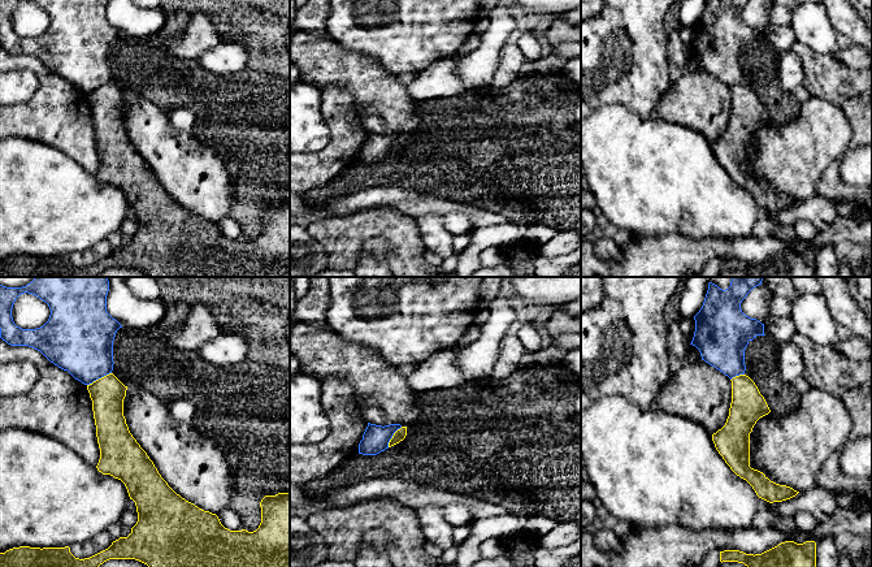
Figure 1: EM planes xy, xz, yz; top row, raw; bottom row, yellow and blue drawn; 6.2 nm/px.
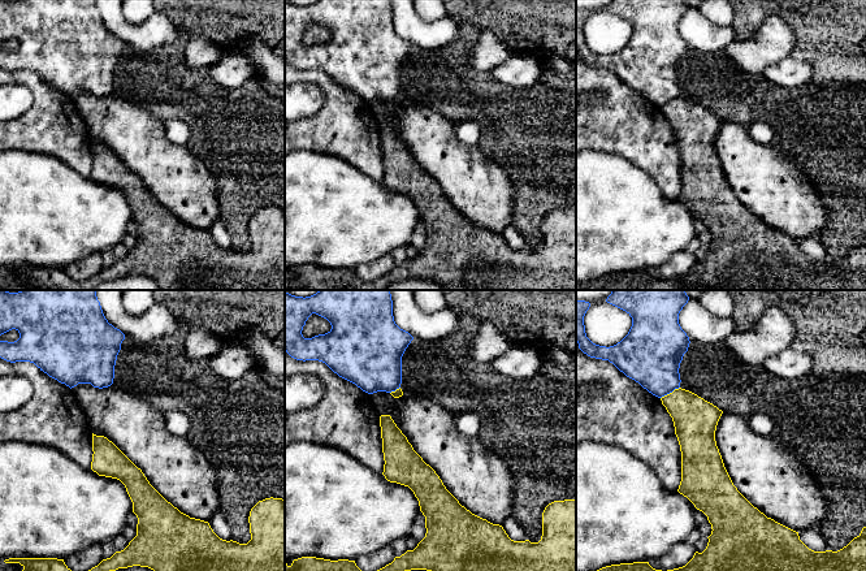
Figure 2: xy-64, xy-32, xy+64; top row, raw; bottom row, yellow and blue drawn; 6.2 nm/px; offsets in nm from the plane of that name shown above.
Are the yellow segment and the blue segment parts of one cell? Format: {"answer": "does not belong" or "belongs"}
{"answer": "does not belong"}

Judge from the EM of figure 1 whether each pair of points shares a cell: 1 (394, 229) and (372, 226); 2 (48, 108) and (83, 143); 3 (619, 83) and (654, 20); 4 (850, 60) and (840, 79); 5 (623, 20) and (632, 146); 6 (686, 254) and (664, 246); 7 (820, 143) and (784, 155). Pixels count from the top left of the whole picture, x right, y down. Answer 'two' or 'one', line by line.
1: one
2: one
3: one
4: two
5: two
6: one
7: one

